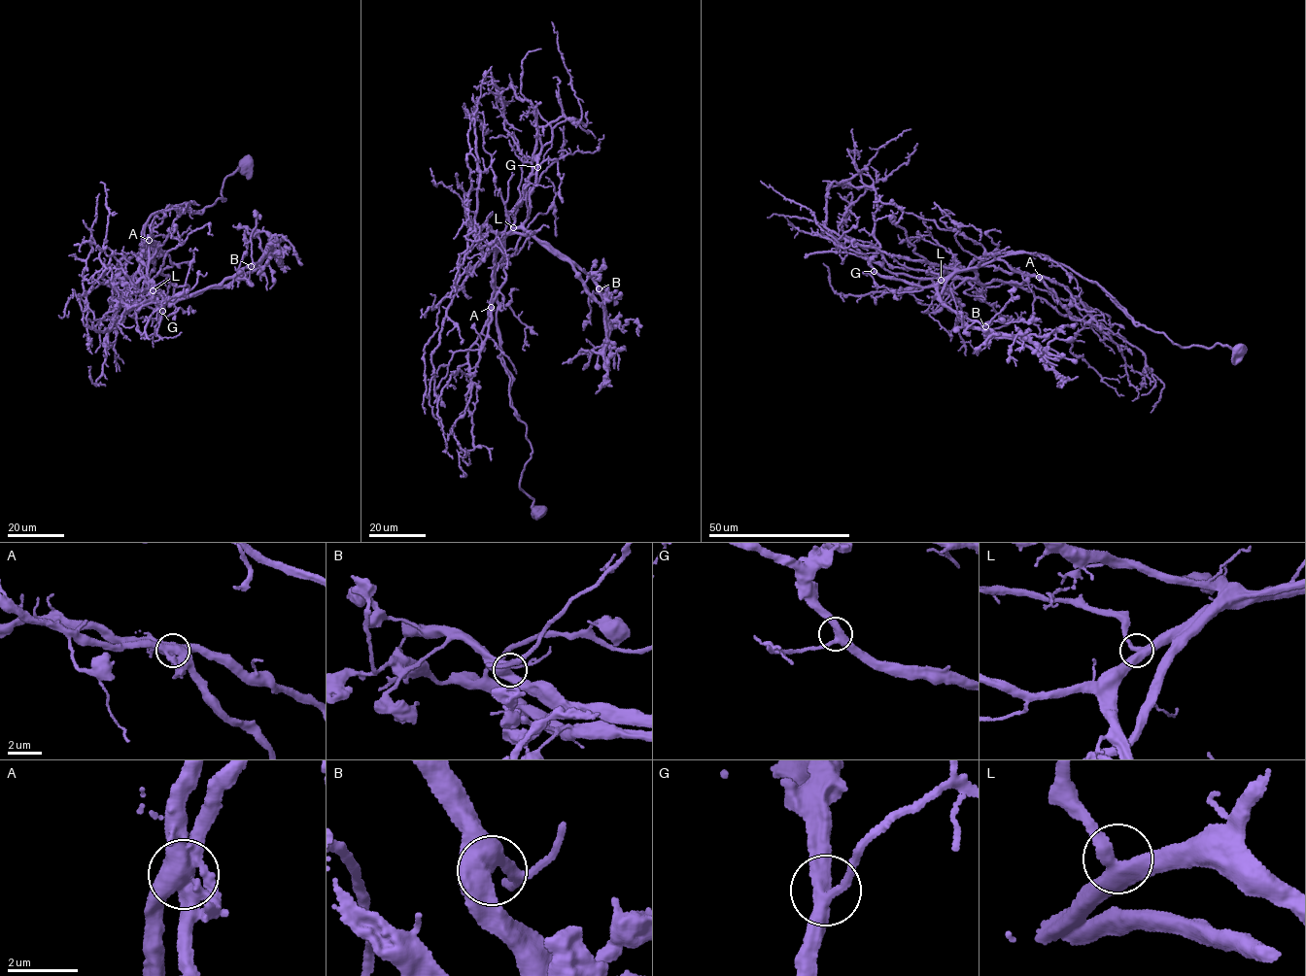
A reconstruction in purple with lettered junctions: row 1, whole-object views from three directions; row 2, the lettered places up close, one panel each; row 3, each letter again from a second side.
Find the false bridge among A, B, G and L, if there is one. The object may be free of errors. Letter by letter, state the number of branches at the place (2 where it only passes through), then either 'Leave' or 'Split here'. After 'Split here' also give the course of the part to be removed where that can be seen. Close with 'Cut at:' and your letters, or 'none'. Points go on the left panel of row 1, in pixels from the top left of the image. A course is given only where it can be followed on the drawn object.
A: Branches: 3. Split here. Course of the part to remove: (149, 240), (139, 268), (164, 300), (162, 312), (113, 253), (81, 244), (84, 236)
B: Branches: 3. Leave
G: Branches: 3. Leave
L: Branches: 3. Leave
Cut at: A

